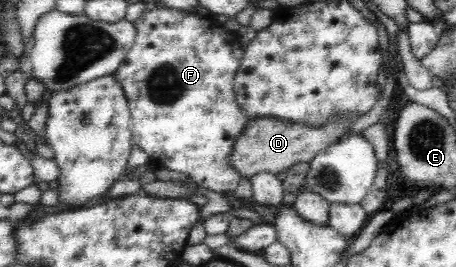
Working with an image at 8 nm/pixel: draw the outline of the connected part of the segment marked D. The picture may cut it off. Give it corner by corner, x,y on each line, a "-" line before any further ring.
276,117
252,119
236,136
232,151
228,154
228,165
234,167
241,177
246,177
248,180
260,173
276,175
288,171
294,164
312,160
320,151
336,143
348,130
348,126
350,126
348,118
330,121
324,126
300,125

